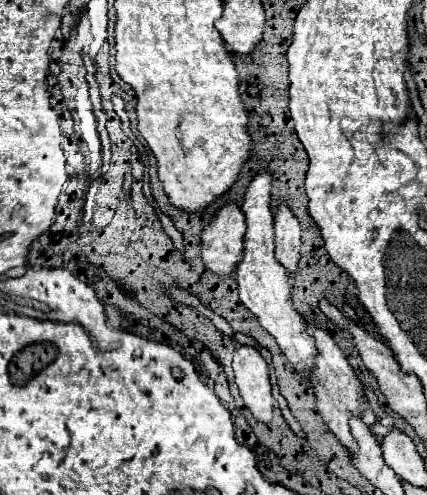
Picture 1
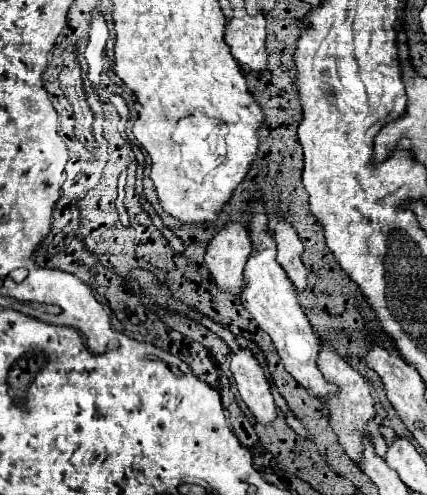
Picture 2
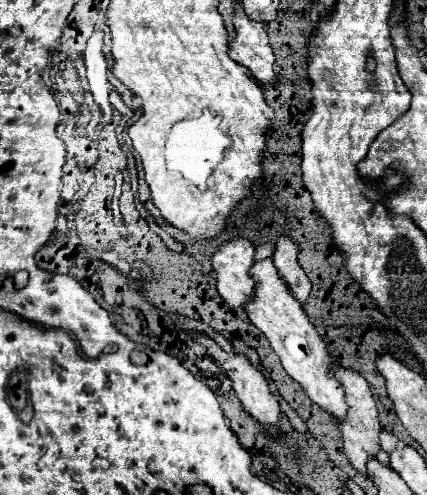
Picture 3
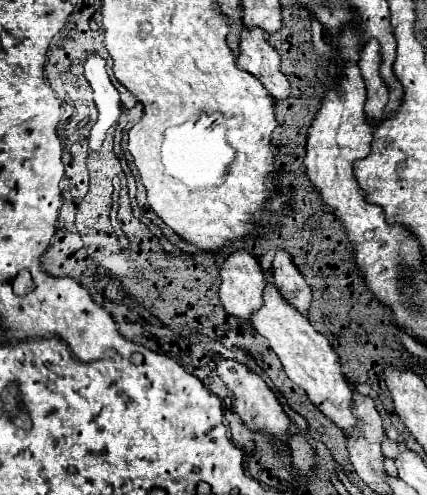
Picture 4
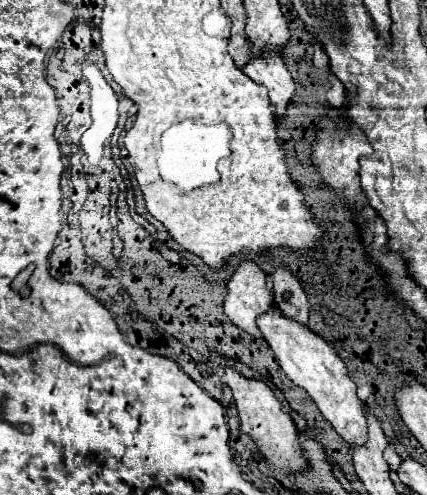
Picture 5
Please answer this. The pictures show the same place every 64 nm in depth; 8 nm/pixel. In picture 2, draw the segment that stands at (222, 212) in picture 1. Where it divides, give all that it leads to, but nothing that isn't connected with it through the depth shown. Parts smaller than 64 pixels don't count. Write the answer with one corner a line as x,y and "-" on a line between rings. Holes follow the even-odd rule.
230,220
208,242
204,262
216,284
228,294
238,296
244,286
242,270
248,256
250,256
248,230
240,222

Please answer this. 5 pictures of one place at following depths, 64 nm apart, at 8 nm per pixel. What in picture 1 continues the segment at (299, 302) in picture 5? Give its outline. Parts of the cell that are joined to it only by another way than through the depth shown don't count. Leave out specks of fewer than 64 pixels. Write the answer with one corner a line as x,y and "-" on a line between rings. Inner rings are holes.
280,204
274,210
274,244
276,244
276,258
288,272
298,270
298,256
300,256
300,234
302,226
288,204

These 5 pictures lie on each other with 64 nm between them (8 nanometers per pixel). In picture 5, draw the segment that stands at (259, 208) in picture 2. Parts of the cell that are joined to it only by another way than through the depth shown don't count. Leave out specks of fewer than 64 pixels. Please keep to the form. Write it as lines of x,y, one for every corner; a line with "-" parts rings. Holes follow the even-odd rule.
274,302
268,312
258,316
256,324
258,324
264,340
274,350
284,374
294,384
302,386
308,392
308,396
316,402
318,410
322,412
322,416
326,420
330,420
330,424
344,438
344,442
350,446
364,444
366,428
368,428
364,408
362,408
360,398
356,396
356,386
348,378
348,370
346,370
342,358
334,352
334,348
328,346
328,342
322,336
318,336
316,332
312,332
306,324
296,322
294,318
288,318
284,312
280,312
278,304
274,304

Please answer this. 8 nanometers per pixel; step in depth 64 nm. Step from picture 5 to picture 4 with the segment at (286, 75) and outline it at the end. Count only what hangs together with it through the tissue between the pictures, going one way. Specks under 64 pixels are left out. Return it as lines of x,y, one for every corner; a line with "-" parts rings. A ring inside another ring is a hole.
240,28
240,48
236,54
236,64
256,76
272,98
290,96
288,78
280,72
280,56
268,44
262,28

